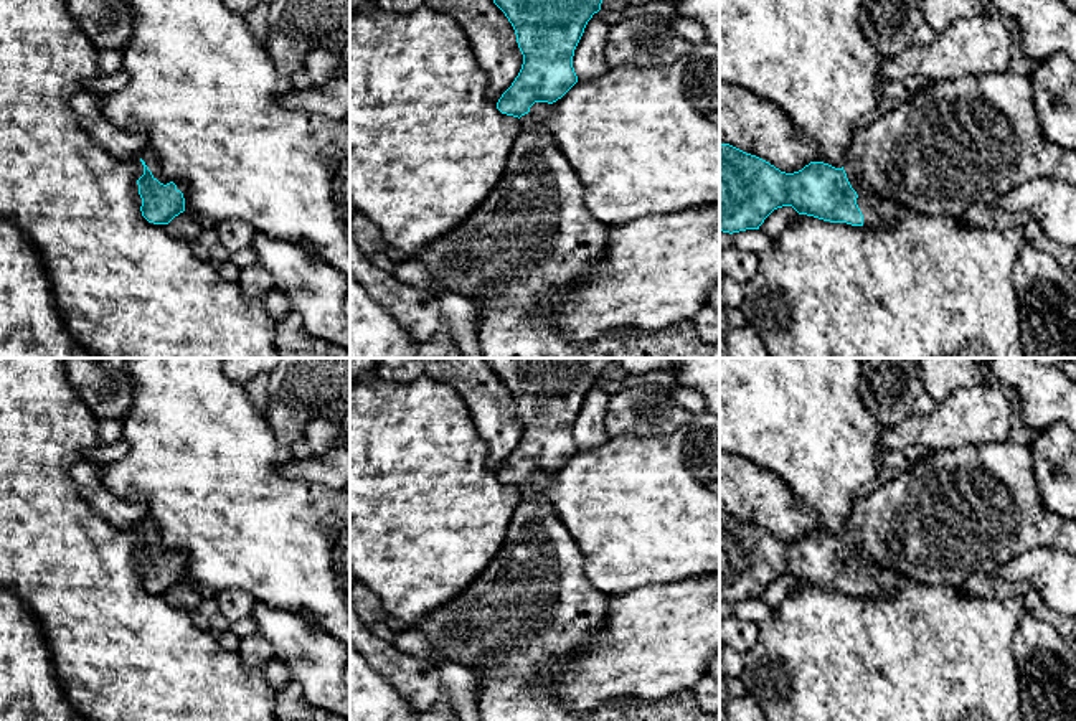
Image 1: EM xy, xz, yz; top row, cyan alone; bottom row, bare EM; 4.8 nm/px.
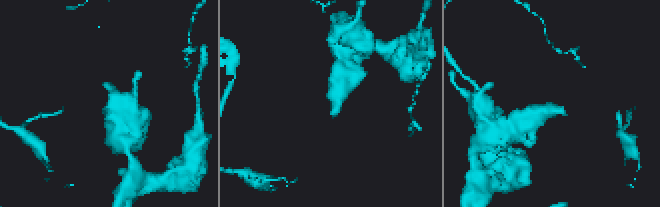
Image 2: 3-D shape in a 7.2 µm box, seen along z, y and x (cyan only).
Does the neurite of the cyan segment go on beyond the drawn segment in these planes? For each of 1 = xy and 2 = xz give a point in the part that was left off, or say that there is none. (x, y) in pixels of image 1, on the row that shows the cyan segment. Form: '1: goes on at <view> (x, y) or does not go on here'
1: goes on at xy (149, 157)
2: goes on at xz (515, 254)

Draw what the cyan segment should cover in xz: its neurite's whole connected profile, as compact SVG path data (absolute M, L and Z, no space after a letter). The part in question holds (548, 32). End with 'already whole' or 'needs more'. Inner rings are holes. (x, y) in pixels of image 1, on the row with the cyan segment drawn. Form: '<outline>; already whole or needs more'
M493 0L493 3L512 23L523 54L518 76L497 102L502 114L520 119L520 134L510 148L502 178L484 203L451 231L409 257L426 266L434 284L446 285L449 292L464 295L482 309L477 340L485 358L720 358L720 343L703 342L691 320L654 333L611 333L588 345L568 342L556 328L551 312L564 299L564 290L606 259L607 224L588 211L583 201L583 183L556 147L550 130L530 114L530 107L535 102L556 102L578 82L573 68L574 49L588 21L601 10L602 0Z; needs more

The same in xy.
M149 142L140 155L144 175L137 180L142 198L142 216L153 224L168 224L185 211L183 193L163 175L155 152Z; needs more

